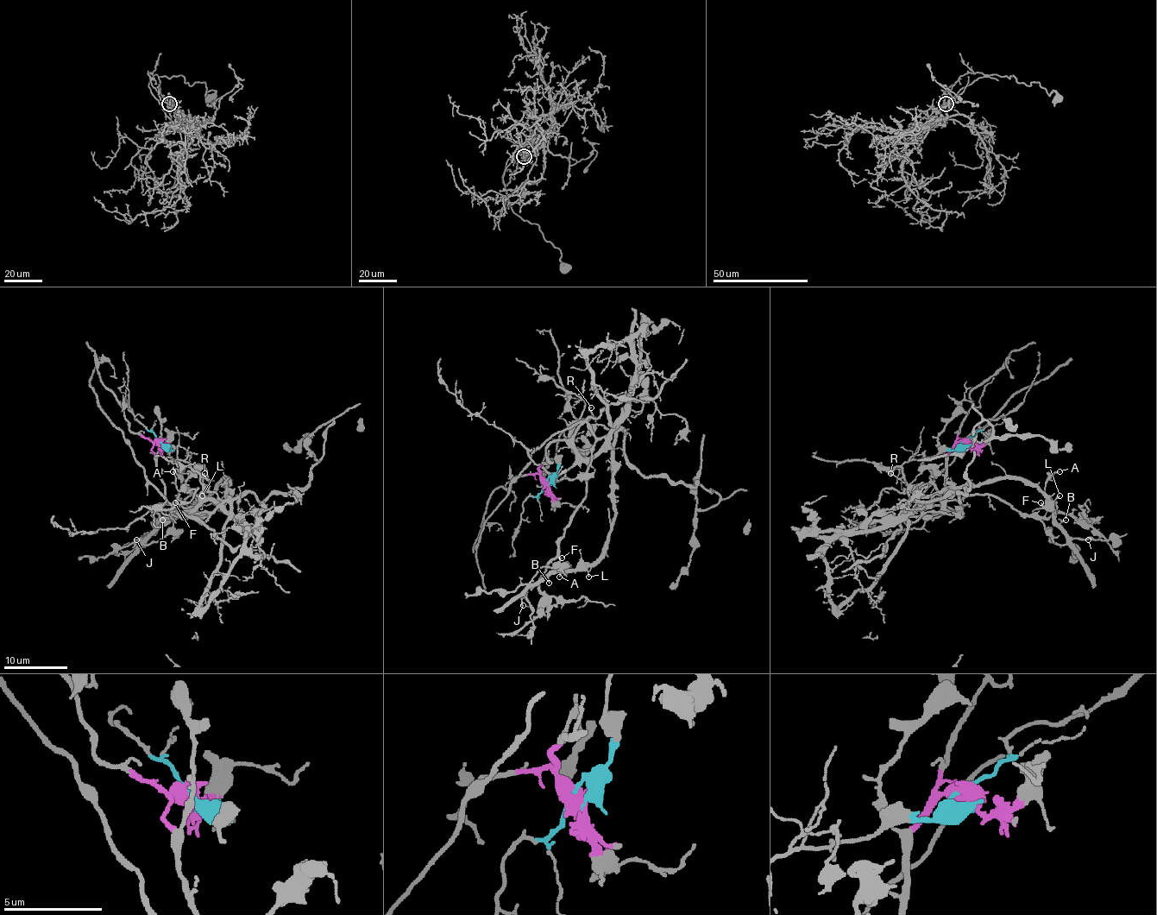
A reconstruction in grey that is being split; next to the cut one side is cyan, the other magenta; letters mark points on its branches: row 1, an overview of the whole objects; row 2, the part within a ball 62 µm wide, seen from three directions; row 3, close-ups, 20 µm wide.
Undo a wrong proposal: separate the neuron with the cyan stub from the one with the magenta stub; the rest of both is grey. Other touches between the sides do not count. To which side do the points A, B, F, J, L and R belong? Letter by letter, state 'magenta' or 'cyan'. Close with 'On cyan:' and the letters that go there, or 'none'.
A: cyan
B: cyan
F: magenta
J: cyan
L: cyan
R: cyan
On cyan: A, B, J, L, R

